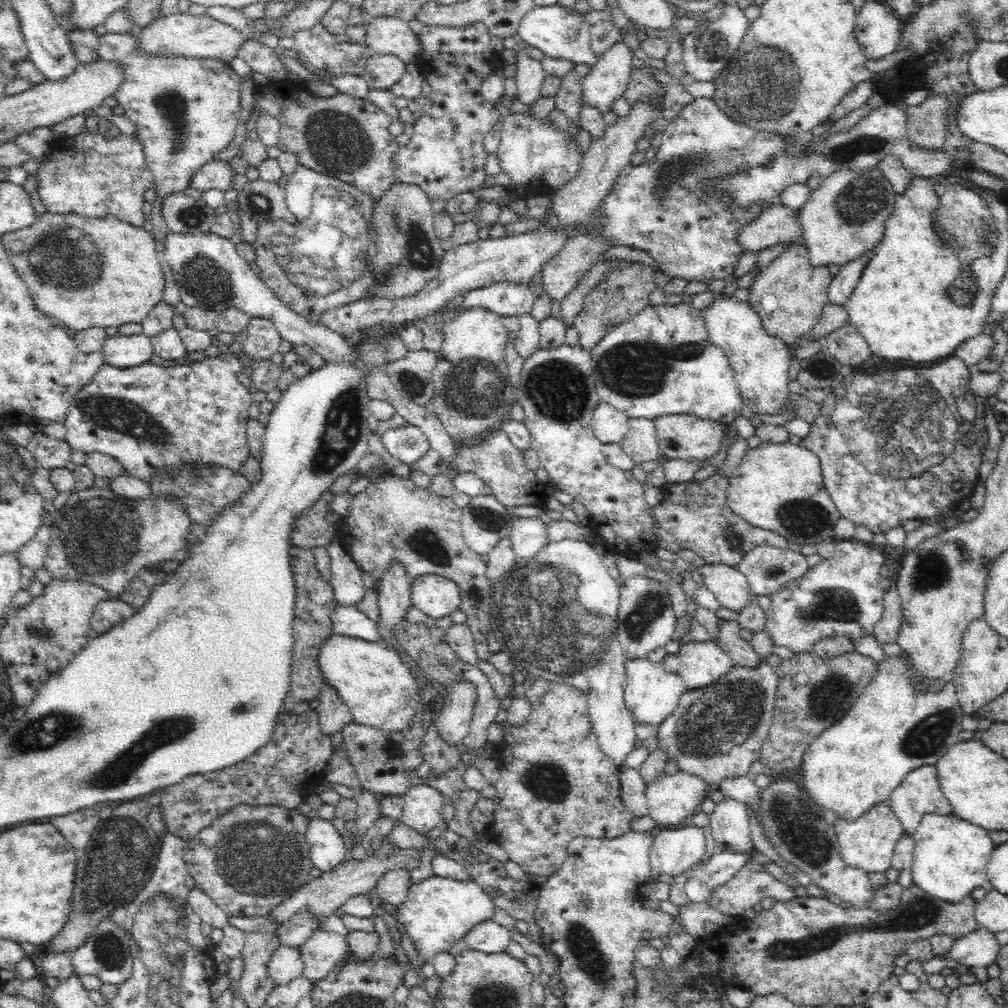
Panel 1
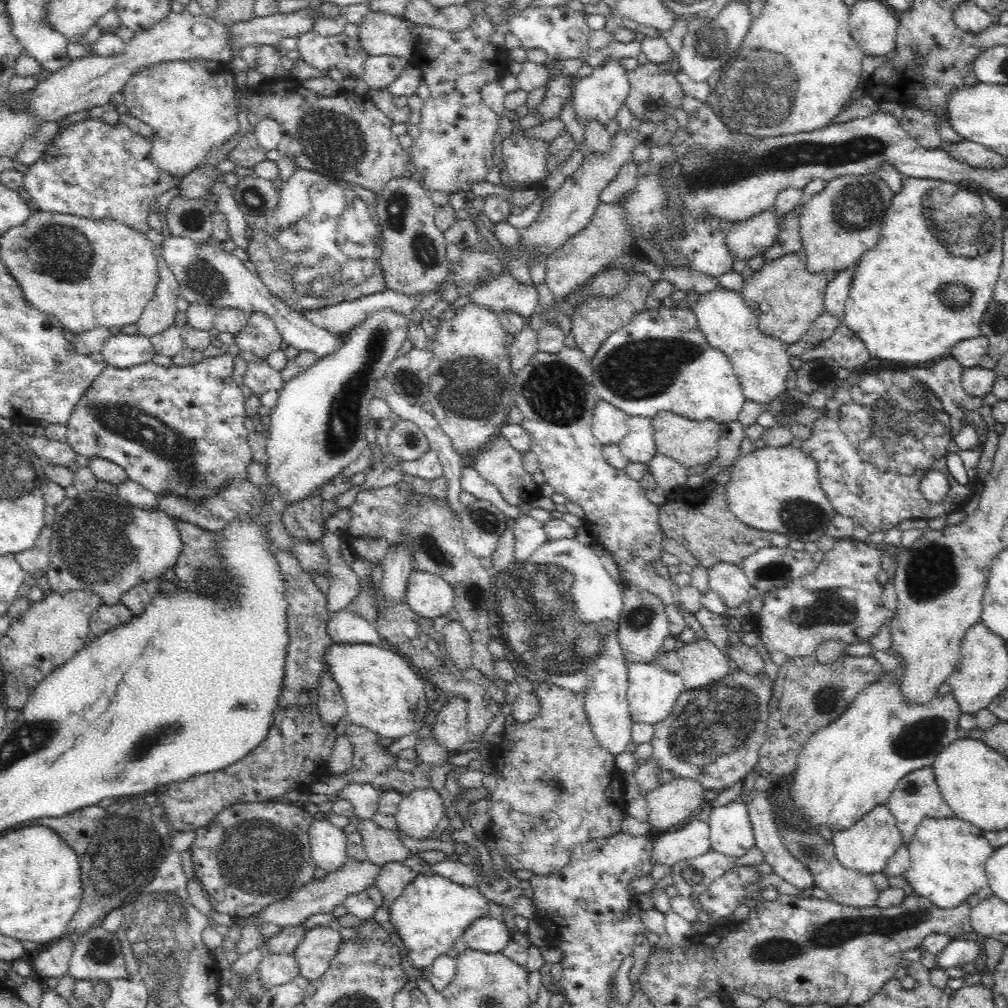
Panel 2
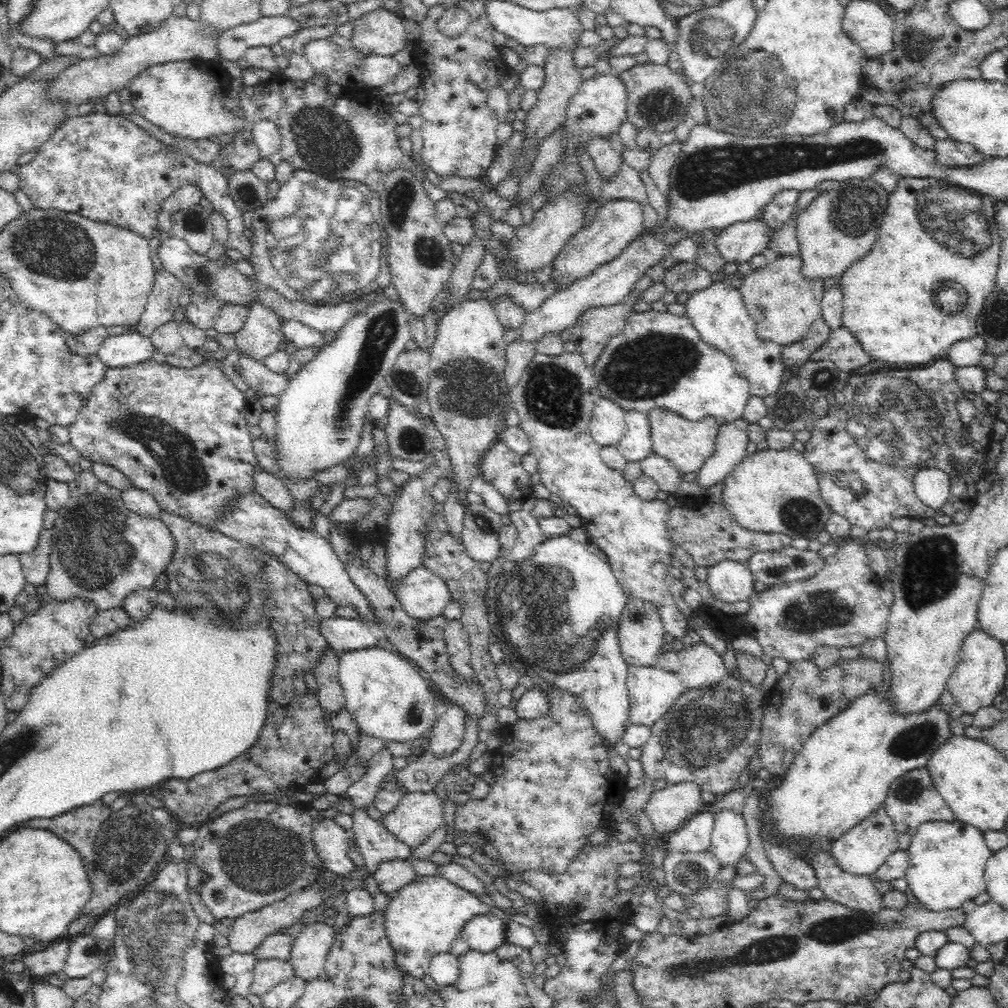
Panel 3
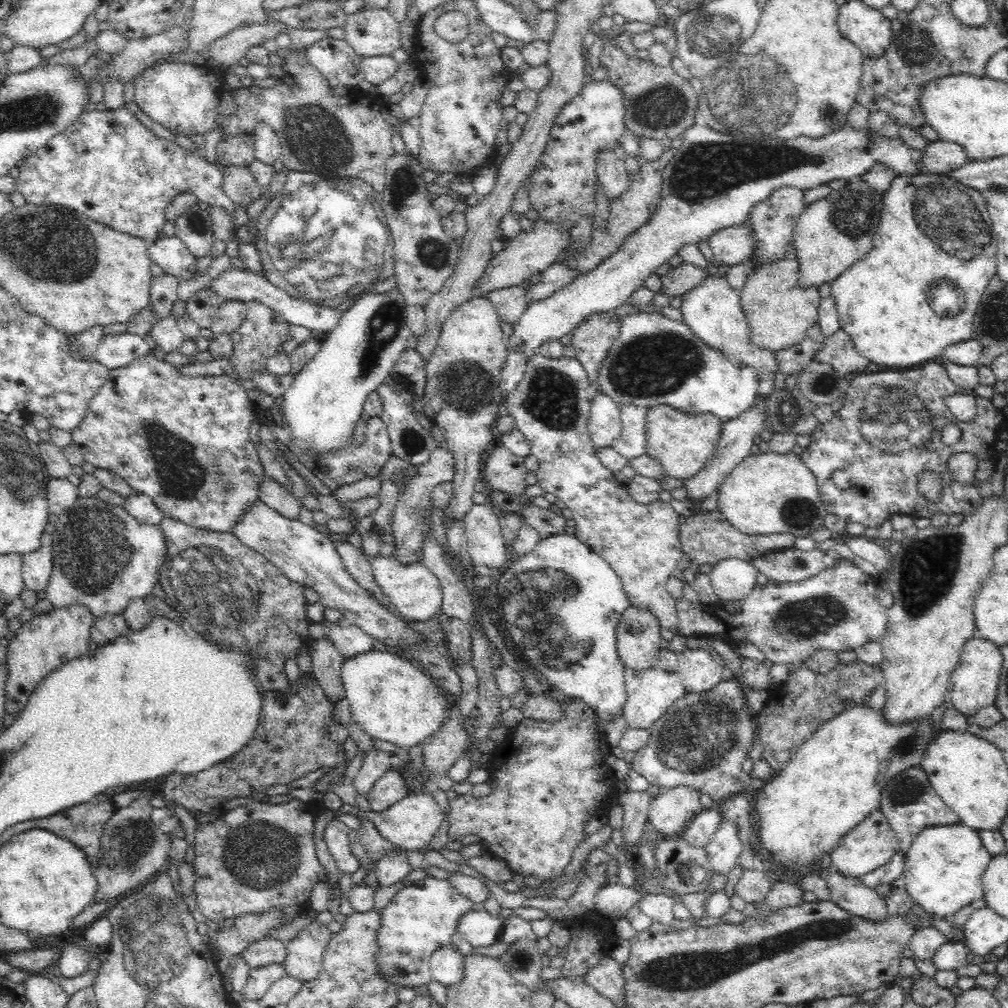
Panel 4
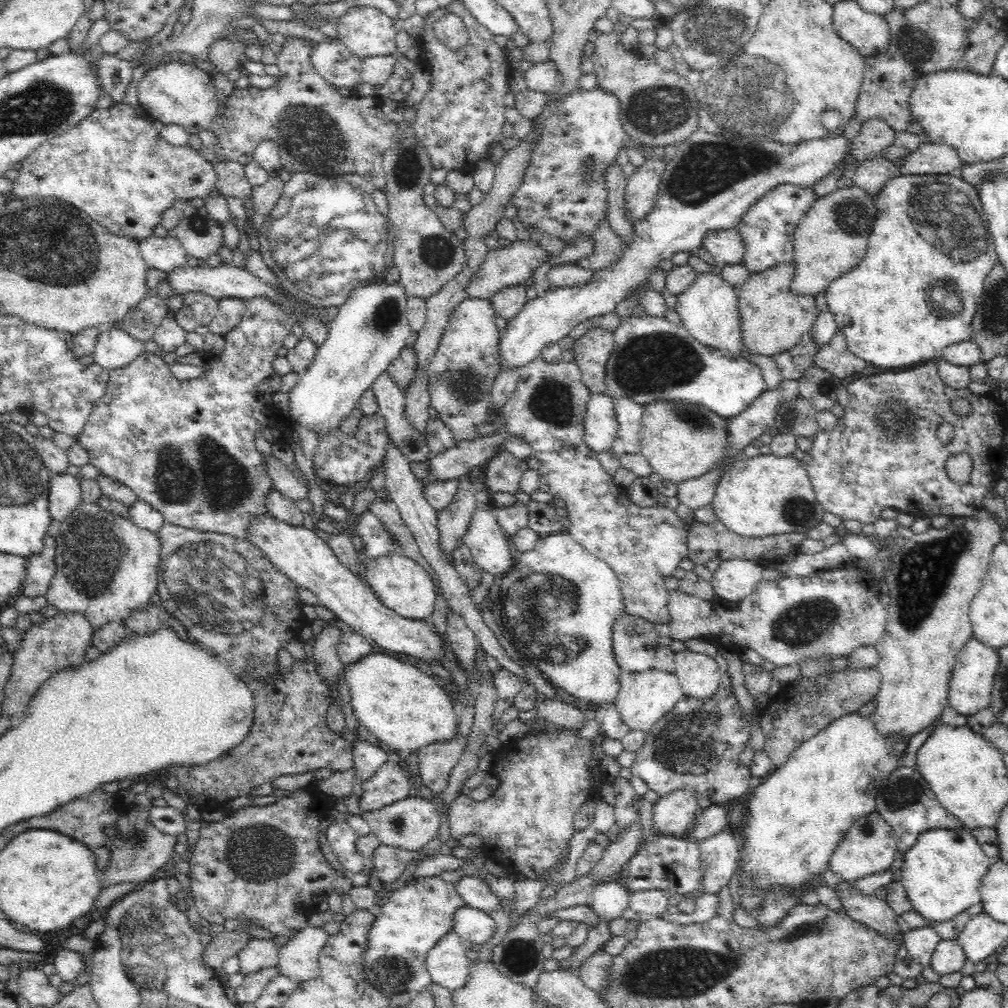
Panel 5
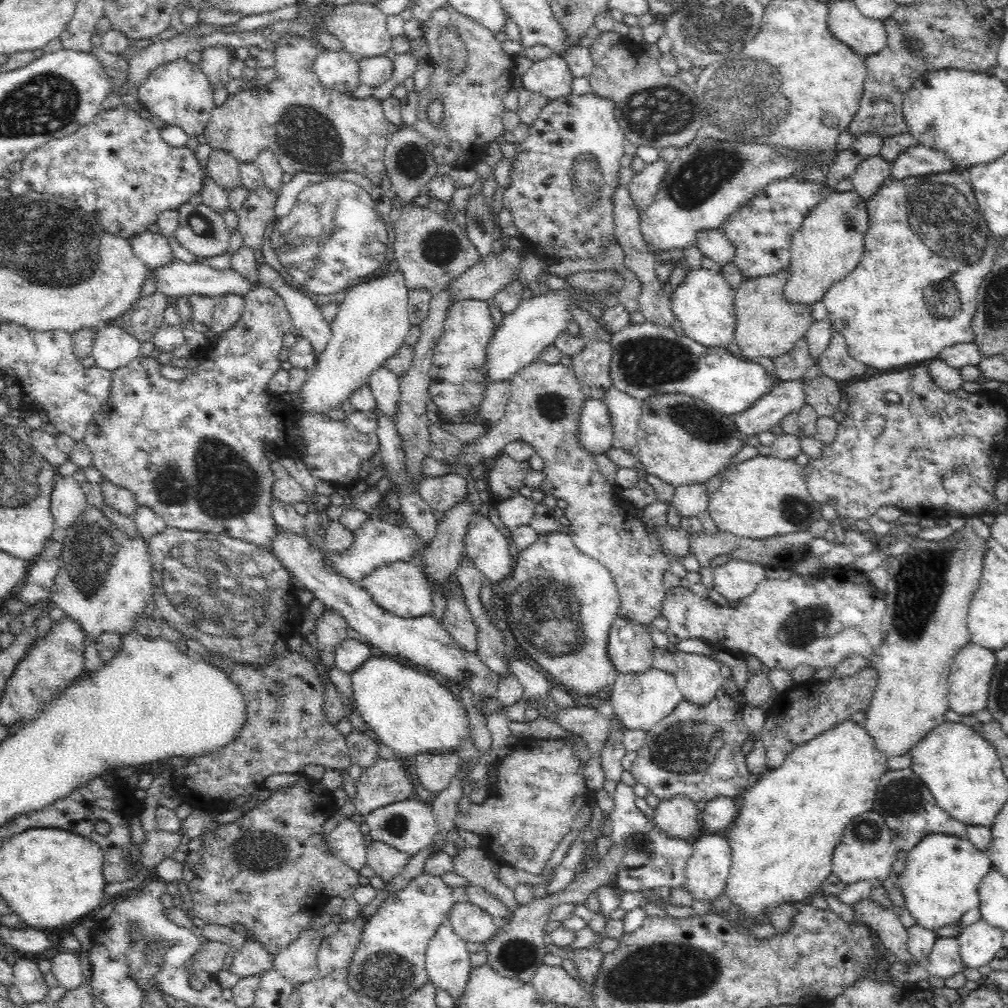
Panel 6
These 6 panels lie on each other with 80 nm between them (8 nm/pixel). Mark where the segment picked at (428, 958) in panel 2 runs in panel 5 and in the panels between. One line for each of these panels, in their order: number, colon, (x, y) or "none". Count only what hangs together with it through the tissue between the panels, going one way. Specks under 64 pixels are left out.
3: (424, 918)
4: (421, 918)
5: (418, 915)

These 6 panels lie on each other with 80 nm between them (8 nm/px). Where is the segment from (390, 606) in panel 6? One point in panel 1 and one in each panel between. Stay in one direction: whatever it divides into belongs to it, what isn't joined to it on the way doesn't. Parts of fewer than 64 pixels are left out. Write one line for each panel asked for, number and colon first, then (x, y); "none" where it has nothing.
1: (436, 596)
2: (427, 595)
3: (422, 594)
4: (413, 589)
5: (401, 584)

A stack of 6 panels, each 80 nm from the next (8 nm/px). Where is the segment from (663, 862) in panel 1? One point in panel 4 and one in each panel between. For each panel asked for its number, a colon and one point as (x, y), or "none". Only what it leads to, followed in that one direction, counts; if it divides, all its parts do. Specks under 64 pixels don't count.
2: (693, 840)
3: (696, 836)
4: (701, 829)

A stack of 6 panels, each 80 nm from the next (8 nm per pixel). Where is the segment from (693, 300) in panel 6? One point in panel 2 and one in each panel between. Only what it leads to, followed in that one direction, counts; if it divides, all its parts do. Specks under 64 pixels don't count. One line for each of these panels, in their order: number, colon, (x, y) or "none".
2: (761, 365)
3: (718, 313)
4: (712, 310)
5: (708, 308)

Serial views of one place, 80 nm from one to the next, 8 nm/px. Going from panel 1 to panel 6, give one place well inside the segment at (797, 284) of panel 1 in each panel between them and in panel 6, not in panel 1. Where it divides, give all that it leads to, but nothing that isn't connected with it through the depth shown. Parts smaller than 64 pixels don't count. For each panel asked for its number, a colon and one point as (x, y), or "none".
2: (795, 296)
3: (783, 303)
4: (779, 311)
5: (773, 319)
6: (766, 325)

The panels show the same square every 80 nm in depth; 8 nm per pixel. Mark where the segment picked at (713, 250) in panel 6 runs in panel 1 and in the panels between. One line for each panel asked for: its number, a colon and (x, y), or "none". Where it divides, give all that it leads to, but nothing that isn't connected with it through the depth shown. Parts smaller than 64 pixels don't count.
1: (776, 223)
2: (754, 236)
3: (738, 243)
4: (733, 245)
5: (725, 246)

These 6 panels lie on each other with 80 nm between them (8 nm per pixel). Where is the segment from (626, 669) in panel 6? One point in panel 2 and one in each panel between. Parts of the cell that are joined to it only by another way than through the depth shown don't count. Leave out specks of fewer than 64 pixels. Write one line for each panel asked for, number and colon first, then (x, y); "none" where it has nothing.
2: (643, 626)
3: (641, 632)
4: (638, 638)
5: (634, 640)

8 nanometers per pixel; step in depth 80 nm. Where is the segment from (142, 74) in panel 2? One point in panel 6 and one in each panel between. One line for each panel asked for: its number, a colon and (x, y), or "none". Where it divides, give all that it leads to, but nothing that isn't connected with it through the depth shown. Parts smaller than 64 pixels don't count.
3: (184, 98)
4: (184, 97)
5: (178, 92)
6: (178, 92)

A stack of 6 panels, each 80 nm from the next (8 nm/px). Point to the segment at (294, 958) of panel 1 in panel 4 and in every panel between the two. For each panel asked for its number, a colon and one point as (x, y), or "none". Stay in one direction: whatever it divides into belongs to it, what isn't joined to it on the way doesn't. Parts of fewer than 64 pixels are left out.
2: (274, 970)
3: (267, 974)
4: (259, 980)

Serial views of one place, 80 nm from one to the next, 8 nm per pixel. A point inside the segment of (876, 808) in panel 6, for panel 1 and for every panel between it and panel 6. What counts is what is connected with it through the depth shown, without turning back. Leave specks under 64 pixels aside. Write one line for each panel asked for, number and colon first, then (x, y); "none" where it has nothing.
1: (919, 793)
2: (915, 797)
3: (912, 799)
4: (907, 800)
5: (904, 800)

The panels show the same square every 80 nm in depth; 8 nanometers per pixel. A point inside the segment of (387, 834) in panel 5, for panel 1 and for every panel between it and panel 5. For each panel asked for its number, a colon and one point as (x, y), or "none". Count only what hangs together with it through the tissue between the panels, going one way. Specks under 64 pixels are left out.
1: (422, 804)
2: (419, 811)
3: (412, 821)
4: (410, 824)

